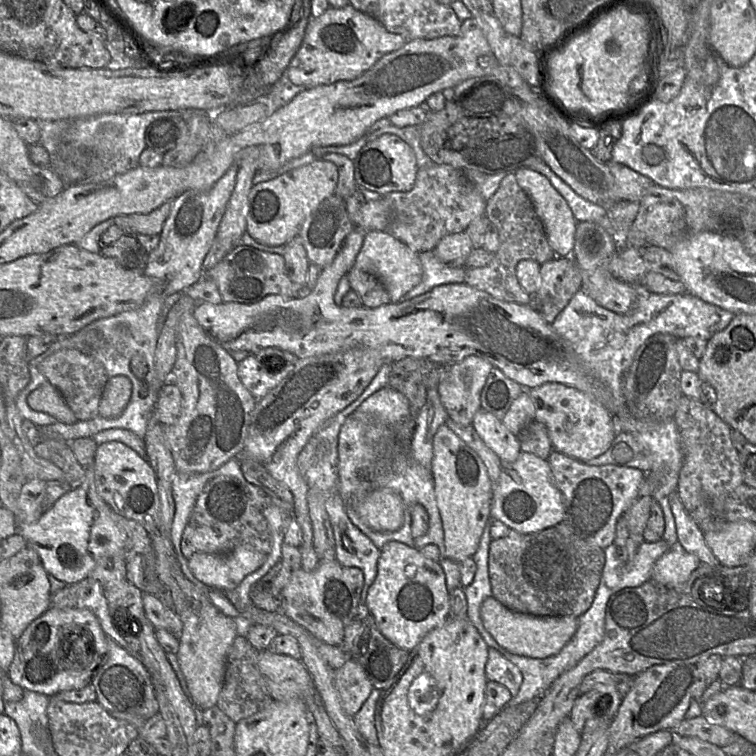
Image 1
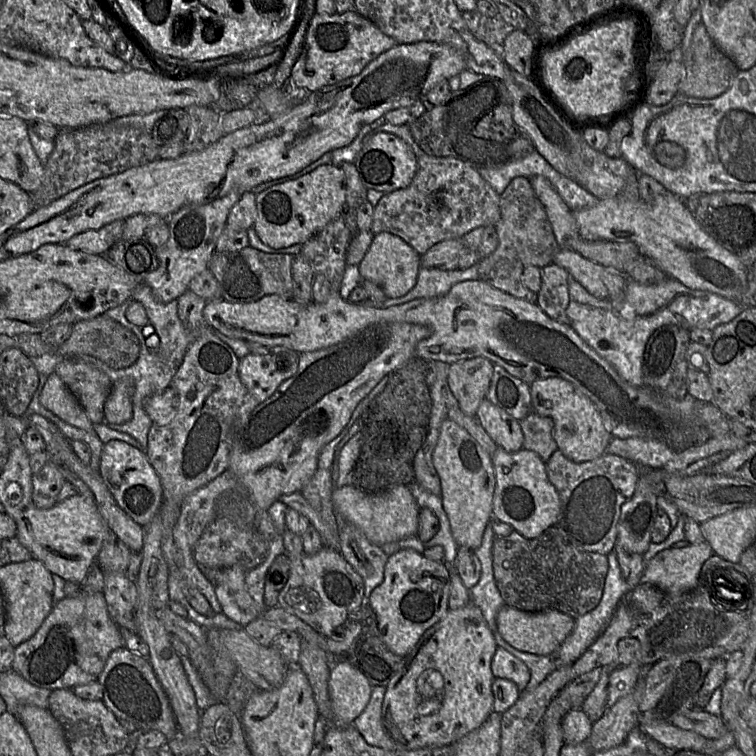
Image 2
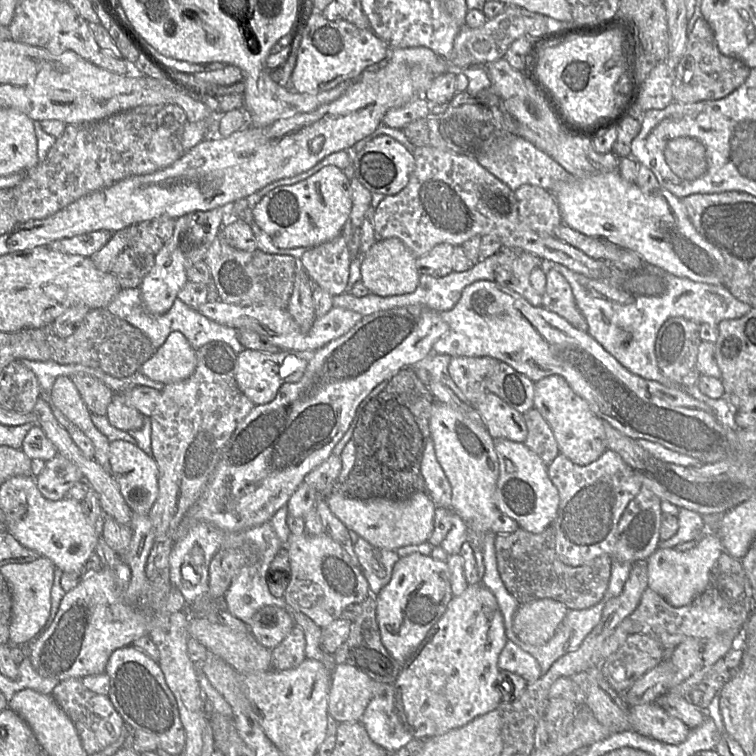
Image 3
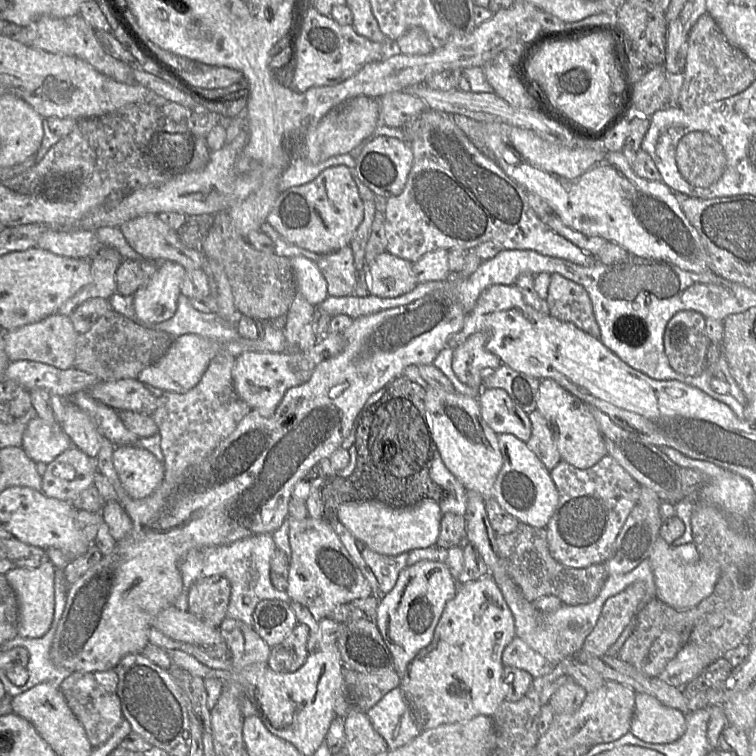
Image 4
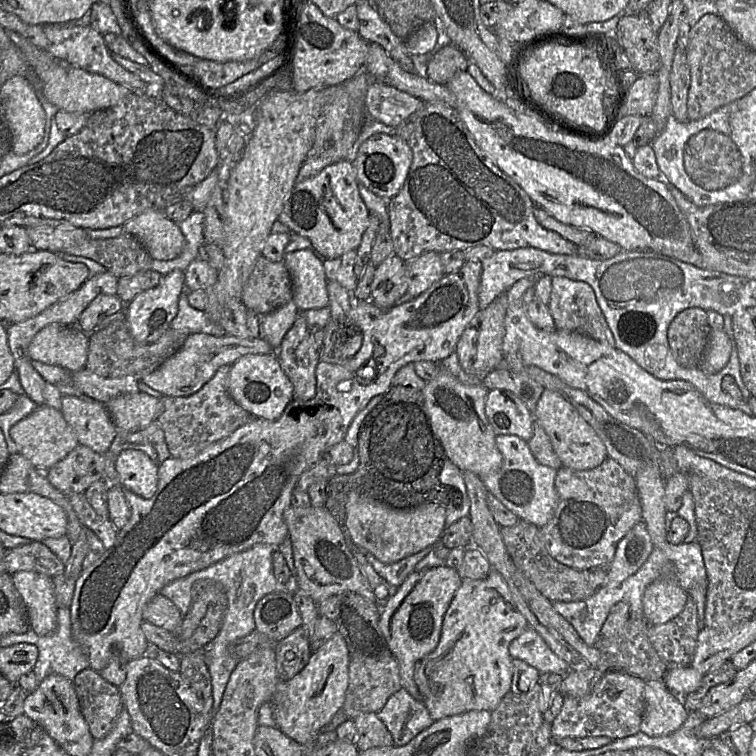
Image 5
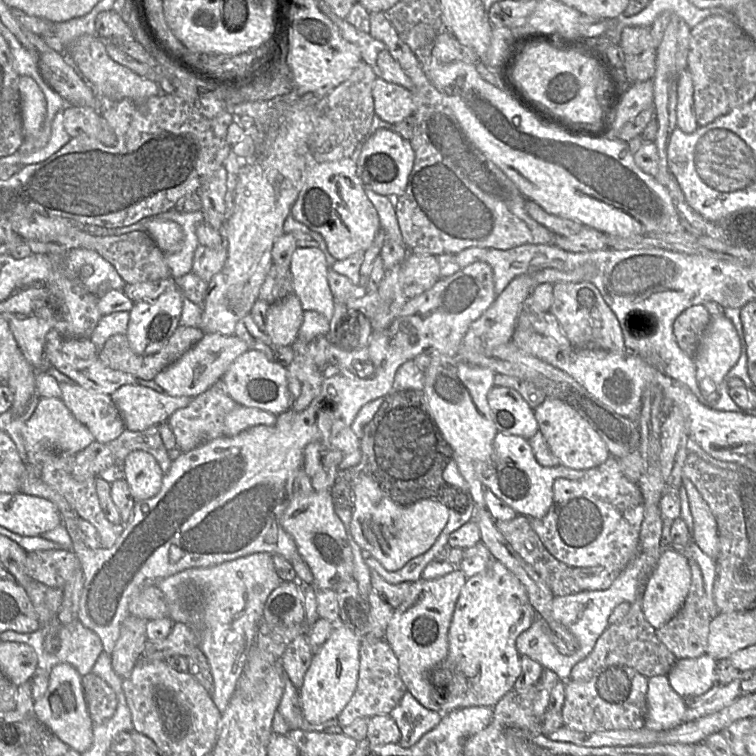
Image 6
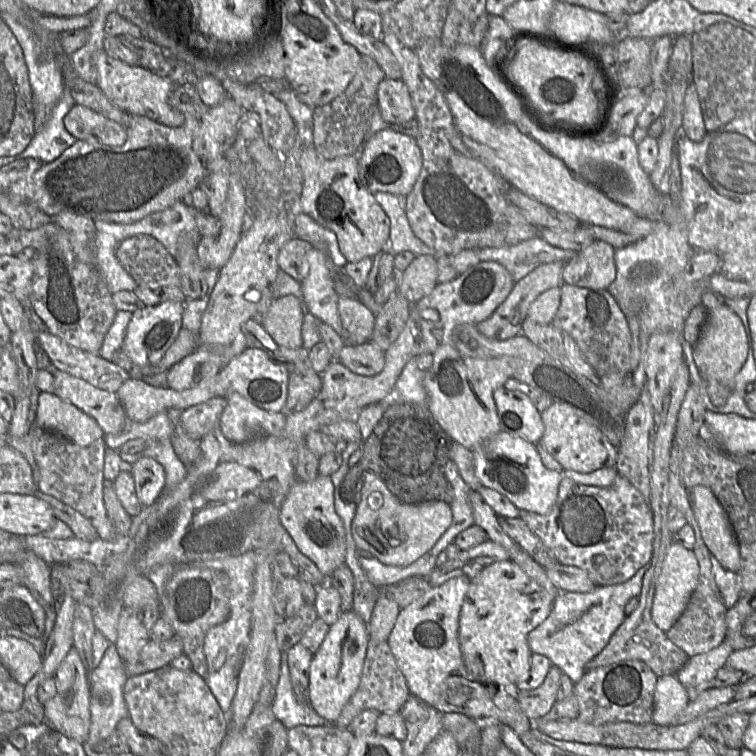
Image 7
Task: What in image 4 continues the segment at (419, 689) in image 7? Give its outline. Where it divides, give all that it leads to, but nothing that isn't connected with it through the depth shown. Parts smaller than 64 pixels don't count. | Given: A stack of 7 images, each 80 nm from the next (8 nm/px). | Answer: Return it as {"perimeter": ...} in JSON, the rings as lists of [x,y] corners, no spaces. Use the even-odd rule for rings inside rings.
{"perimeter":[[[422,560],[407,565],[399,574],[394,588],[378,602],[377,626],[392,655],[393,666],[400,678],[418,652],[432,641],[435,628],[446,604],[452,600],[459,584],[446,564]]]}

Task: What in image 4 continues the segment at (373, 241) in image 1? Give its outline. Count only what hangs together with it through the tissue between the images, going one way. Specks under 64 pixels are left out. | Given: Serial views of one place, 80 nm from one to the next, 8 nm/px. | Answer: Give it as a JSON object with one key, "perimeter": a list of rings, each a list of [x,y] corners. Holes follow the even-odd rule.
{"perimeter":[[[388,251],[379,254],[371,265],[370,293],[380,298],[396,298],[417,285],[412,263]]]}

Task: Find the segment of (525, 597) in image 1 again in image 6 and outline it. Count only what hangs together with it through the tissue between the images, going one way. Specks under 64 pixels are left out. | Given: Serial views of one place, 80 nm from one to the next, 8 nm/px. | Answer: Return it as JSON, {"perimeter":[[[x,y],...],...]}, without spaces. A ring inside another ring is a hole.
{"perimeter":[[[518,515],[509,521],[495,521],[496,528],[513,550],[540,576],[554,597],[581,592],[572,577],[573,568],[555,559],[533,531],[529,519]]]}

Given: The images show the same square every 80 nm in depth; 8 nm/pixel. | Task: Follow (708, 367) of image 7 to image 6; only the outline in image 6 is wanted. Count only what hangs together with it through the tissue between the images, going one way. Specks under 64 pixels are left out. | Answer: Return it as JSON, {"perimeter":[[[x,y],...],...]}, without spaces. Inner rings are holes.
{"perimeter":[[[724,314],[712,318],[694,357],[703,393],[715,392],[738,362],[741,350],[740,338],[732,321]]]}

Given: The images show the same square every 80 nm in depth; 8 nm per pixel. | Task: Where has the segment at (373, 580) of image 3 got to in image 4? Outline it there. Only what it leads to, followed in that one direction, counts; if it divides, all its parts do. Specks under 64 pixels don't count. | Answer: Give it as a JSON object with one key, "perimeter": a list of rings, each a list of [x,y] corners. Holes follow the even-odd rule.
{"perimeter":[[[358,540],[357,545],[365,562],[377,578],[380,593],[390,592],[394,588],[400,572],[407,566],[408,553],[387,556],[371,550]]]}

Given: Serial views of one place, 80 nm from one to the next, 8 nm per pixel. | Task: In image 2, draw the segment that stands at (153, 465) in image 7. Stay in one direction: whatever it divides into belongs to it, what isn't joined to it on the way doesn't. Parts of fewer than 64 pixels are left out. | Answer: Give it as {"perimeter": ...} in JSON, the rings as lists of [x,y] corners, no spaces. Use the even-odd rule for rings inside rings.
{"perimeter":[[[111,440],[103,446],[99,472],[119,507],[141,526],[148,525],[161,507],[162,485],[145,451],[121,440]]]}

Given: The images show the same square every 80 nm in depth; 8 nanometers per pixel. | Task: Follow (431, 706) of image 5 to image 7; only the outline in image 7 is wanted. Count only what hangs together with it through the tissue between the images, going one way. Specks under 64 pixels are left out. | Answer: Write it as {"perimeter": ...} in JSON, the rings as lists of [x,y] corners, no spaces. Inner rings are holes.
{"perimeter":[[[510,560],[485,566],[471,579],[459,616],[464,678],[506,687],[524,679],[532,657],[527,636],[550,615],[555,598]]]}

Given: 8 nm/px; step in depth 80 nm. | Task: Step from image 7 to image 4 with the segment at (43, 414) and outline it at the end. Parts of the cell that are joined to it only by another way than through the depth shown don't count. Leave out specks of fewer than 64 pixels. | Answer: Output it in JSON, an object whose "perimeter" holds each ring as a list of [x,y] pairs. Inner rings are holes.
{"perimeter":[[[35,416],[23,433],[22,448],[34,462],[51,463],[72,446],[72,441],[61,425],[47,423]]]}

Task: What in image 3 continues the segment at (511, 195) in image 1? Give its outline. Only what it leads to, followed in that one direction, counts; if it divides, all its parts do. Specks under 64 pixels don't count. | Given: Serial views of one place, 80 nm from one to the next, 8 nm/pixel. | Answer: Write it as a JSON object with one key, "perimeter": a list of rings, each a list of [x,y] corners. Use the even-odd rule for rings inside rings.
{"perimeter":[[[524,184],[514,191],[520,219],[540,235],[553,235],[562,222],[554,195],[539,186]],[[502,247],[497,253],[494,282],[522,296],[531,305],[542,306],[540,296],[530,283],[530,273],[539,268],[542,259],[525,251]]]}

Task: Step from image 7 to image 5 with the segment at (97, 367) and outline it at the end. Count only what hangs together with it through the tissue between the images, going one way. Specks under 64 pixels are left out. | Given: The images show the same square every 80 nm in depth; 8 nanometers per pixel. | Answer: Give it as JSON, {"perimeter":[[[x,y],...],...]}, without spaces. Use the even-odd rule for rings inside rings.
{"perimeter":[[[86,368],[72,372],[73,385],[84,395],[104,404],[119,395],[139,392],[139,382],[140,380],[133,376],[102,377]]]}

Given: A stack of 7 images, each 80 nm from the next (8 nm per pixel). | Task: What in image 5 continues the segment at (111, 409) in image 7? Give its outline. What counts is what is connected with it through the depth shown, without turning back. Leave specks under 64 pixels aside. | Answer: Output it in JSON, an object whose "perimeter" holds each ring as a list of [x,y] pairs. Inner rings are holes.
{"perimeter":[[[67,395],[62,398],[61,411],[76,434],[79,445],[100,454],[109,452],[118,428],[104,403],[86,395]]]}

